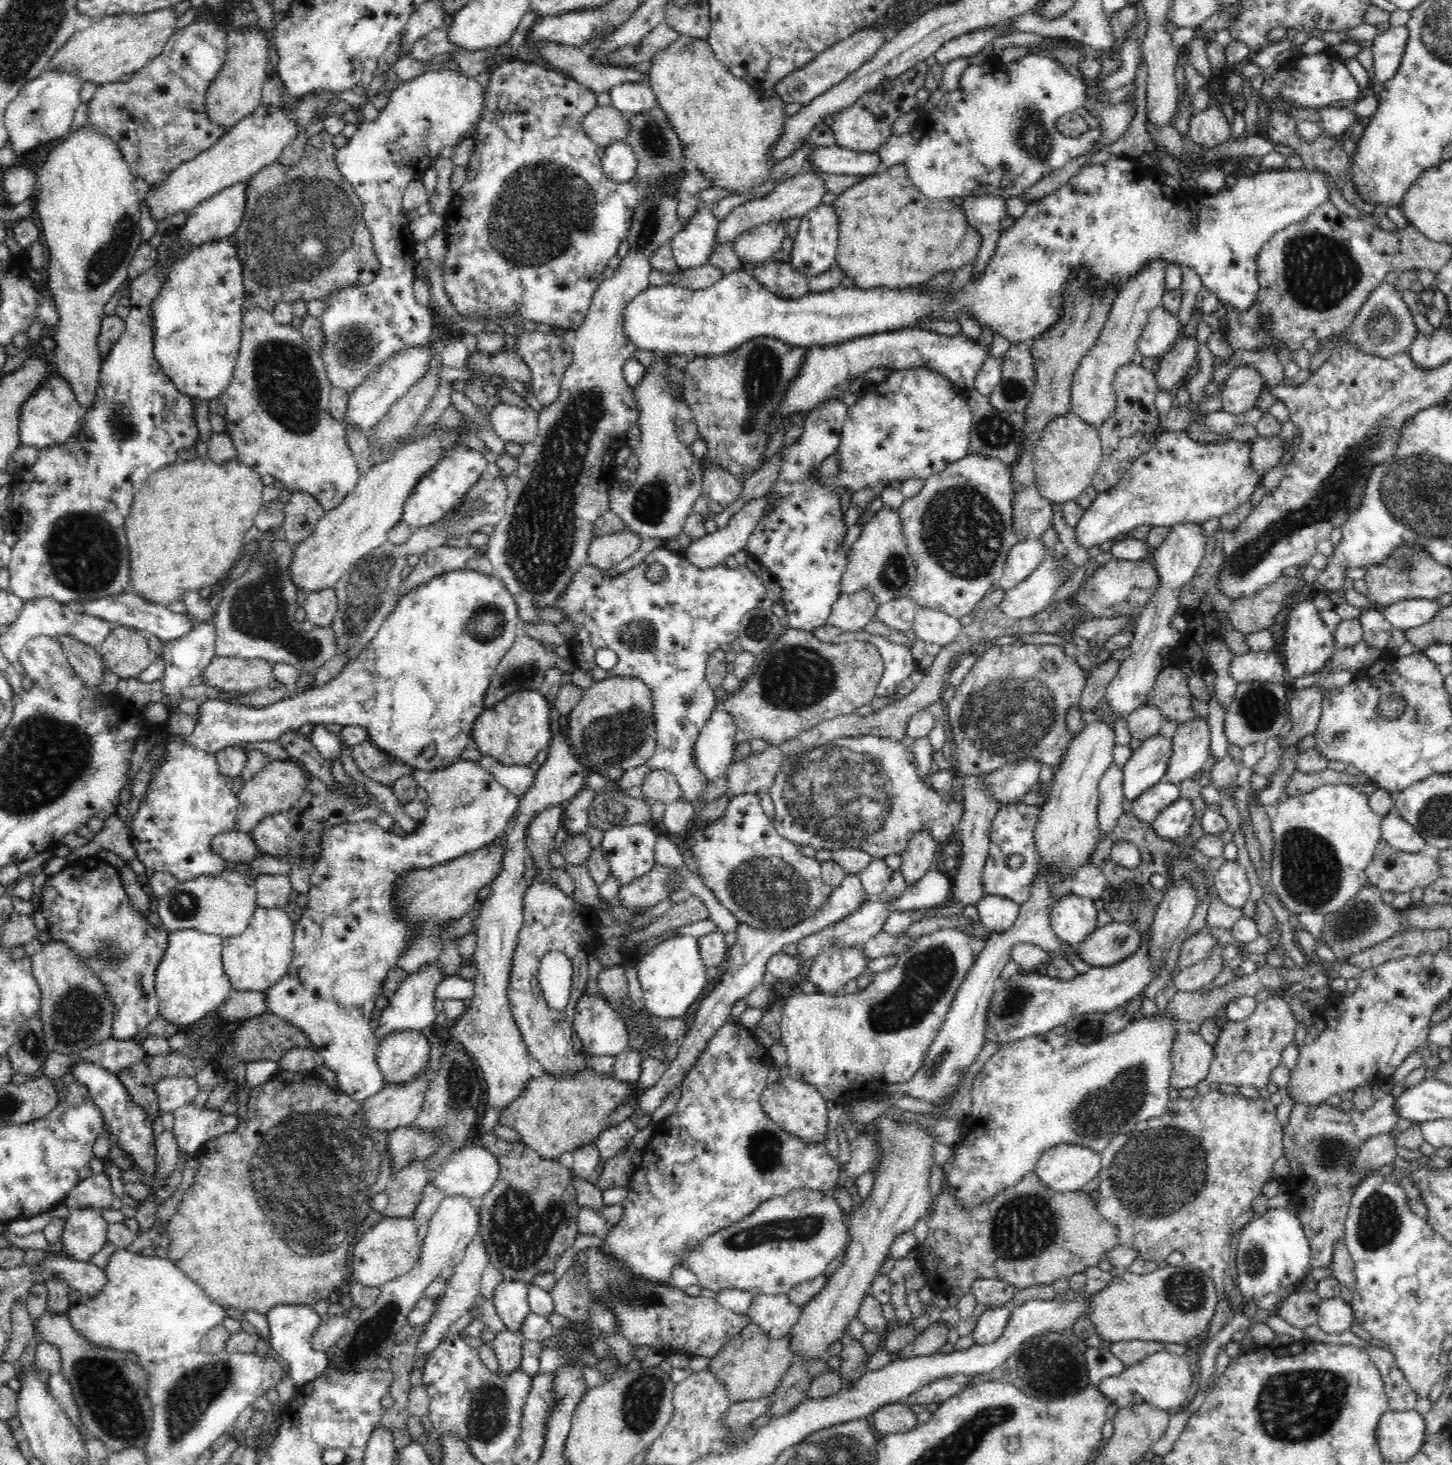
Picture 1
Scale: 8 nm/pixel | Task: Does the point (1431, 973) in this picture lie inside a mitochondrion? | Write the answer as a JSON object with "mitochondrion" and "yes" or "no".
{"mitochondrion":"no"}

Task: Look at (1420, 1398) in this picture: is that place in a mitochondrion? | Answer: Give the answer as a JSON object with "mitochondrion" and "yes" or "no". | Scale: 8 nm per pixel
{"mitochondrion":"no"}

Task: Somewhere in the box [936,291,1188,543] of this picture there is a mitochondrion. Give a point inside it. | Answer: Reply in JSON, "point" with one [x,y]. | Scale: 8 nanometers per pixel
{"point":[993,433]}

